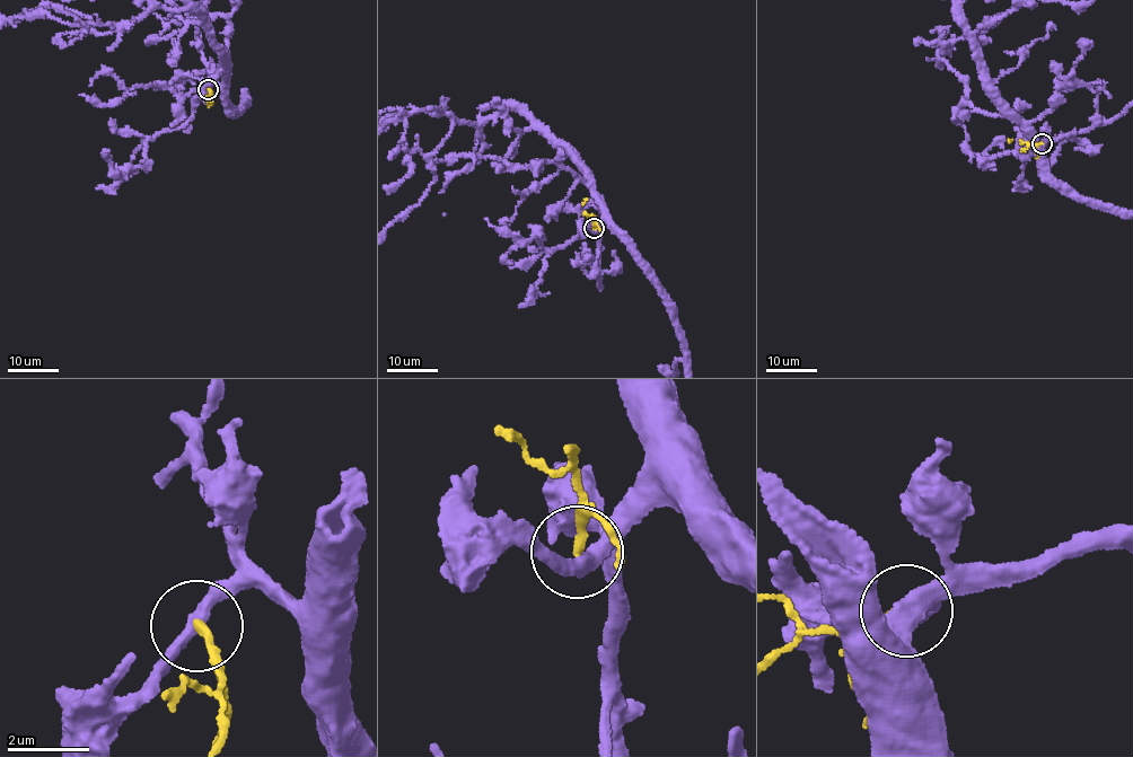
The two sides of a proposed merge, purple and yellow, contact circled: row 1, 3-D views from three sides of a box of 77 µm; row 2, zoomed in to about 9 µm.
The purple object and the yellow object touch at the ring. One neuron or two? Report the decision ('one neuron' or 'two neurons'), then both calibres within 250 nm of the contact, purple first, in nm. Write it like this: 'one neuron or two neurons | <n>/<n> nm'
two neurons | 340/200 nm

